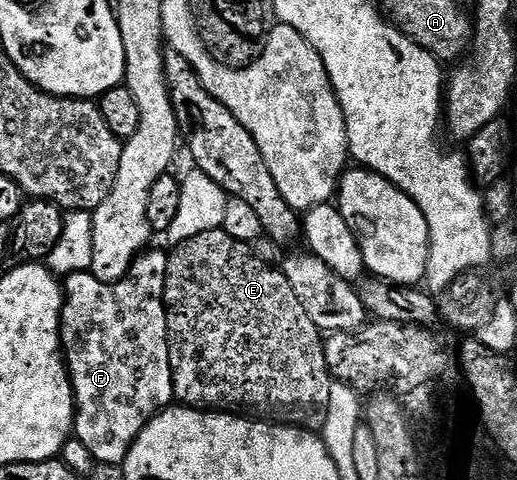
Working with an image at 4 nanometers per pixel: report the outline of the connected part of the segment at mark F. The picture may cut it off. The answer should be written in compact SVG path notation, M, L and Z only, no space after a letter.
M144 250L131 263L127 275L118 279L116 283L102 283L96 275L90 271L78 271L76 275L66 276L65 294L63 297L63 316L59 319L59 342L61 354L65 360L67 374L71 381L71 390L75 393L75 426L74 438L85 441L85 449L93 453L96 464L113 463L122 464L127 458L129 449L135 443L135 438L147 428L148 423L159 414L160 411L172 406L175 399L175 386L171 376L171 350L167 340L167 306L163 304L163 290L167 280L167 256L168 252Z

